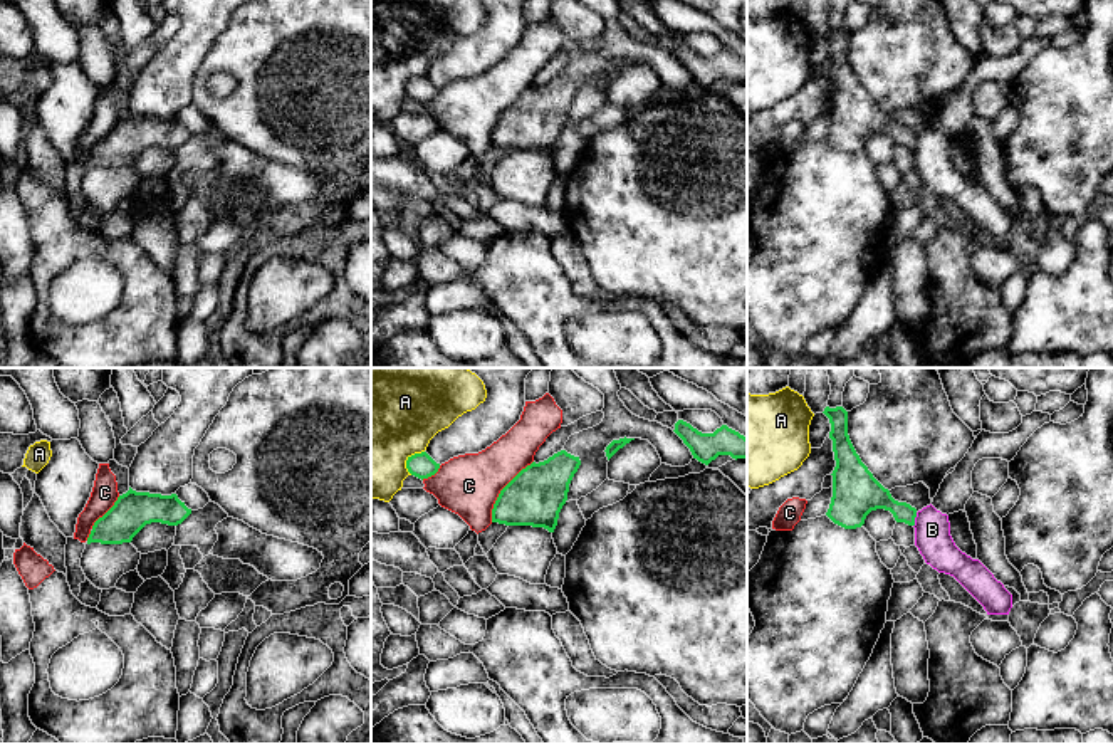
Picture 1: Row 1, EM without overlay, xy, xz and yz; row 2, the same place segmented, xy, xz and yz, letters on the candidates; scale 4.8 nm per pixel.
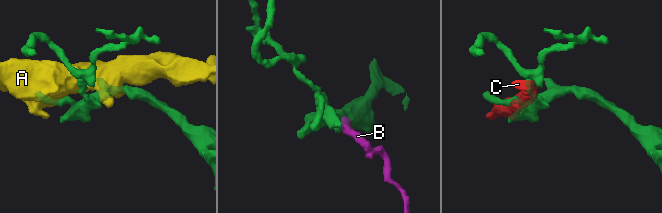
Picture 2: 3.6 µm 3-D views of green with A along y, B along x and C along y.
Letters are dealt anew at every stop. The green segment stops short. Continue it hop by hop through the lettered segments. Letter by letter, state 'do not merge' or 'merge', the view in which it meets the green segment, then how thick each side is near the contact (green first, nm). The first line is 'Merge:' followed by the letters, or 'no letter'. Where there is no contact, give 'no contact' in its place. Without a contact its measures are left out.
Merge: no letter
A: do not merge; contact in xz; calibres 120 and 480 nm
B: do not merge; contact in yz; calibres 160 and 180 nm
C: do not merge; contact in xz; calibres 280 and 300 nm

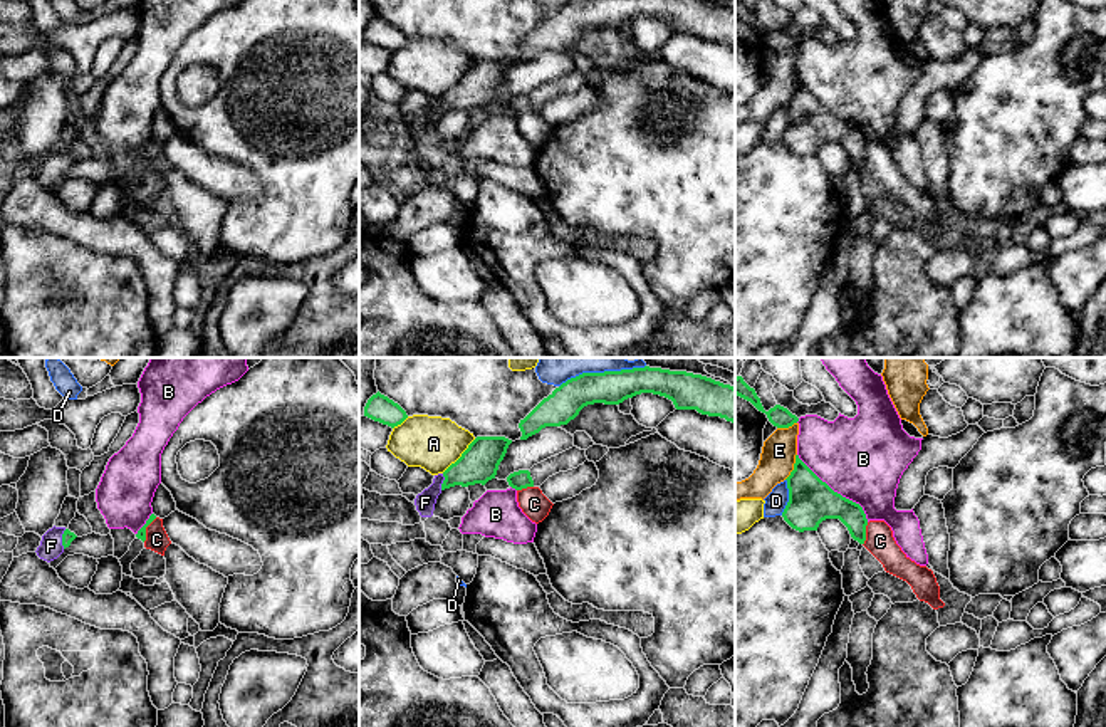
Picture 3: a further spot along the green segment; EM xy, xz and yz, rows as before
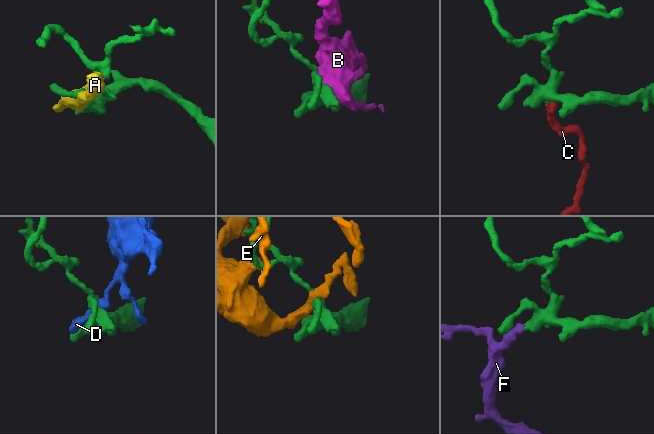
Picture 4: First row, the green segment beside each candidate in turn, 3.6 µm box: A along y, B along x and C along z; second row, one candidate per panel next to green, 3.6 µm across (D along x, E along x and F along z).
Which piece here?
Merge: F
A: do not merge; contact in xz; calibres 190 and 260 nm
B: do not merge; contact in yz; calibres 220 and 400 nm
C: do not merge; contact in xy; calibres 50 and 110 nm
D: do not merge; contact in yz; calibres 220 and 100 nm
E: do not merge; contact in yz; calibres 220 and 170 nm
F: merge; contact in xy; calibres 60 and 110 nm

